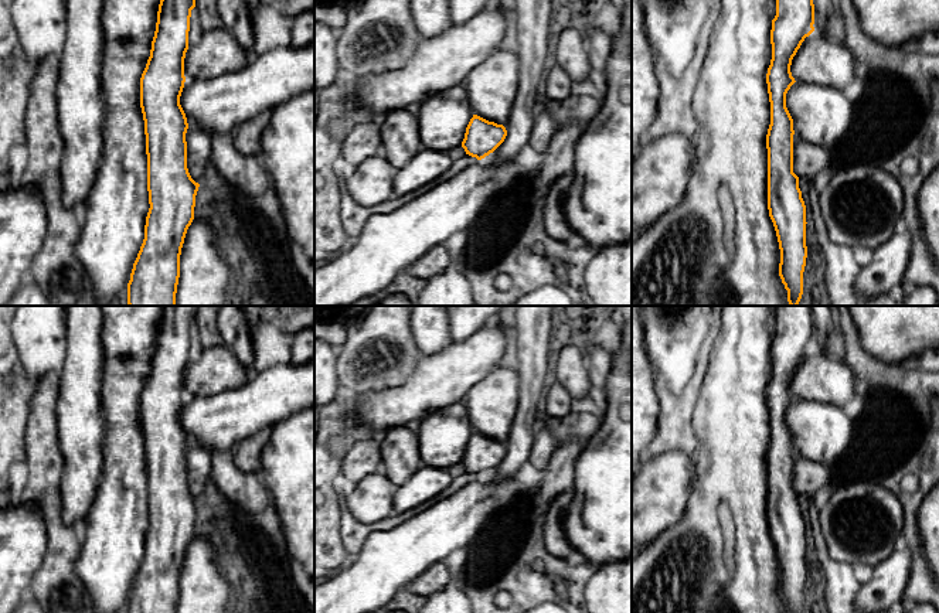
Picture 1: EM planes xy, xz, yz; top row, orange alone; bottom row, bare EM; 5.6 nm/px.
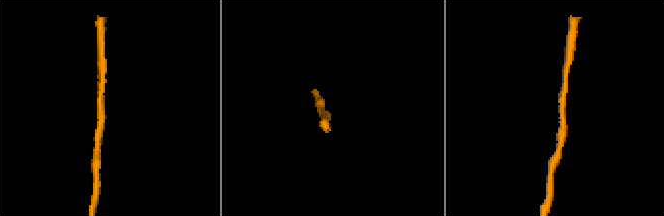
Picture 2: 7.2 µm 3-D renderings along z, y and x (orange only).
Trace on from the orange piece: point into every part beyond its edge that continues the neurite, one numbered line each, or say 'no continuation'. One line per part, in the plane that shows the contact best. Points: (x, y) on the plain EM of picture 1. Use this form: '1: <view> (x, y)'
1: yz (720, 558)

